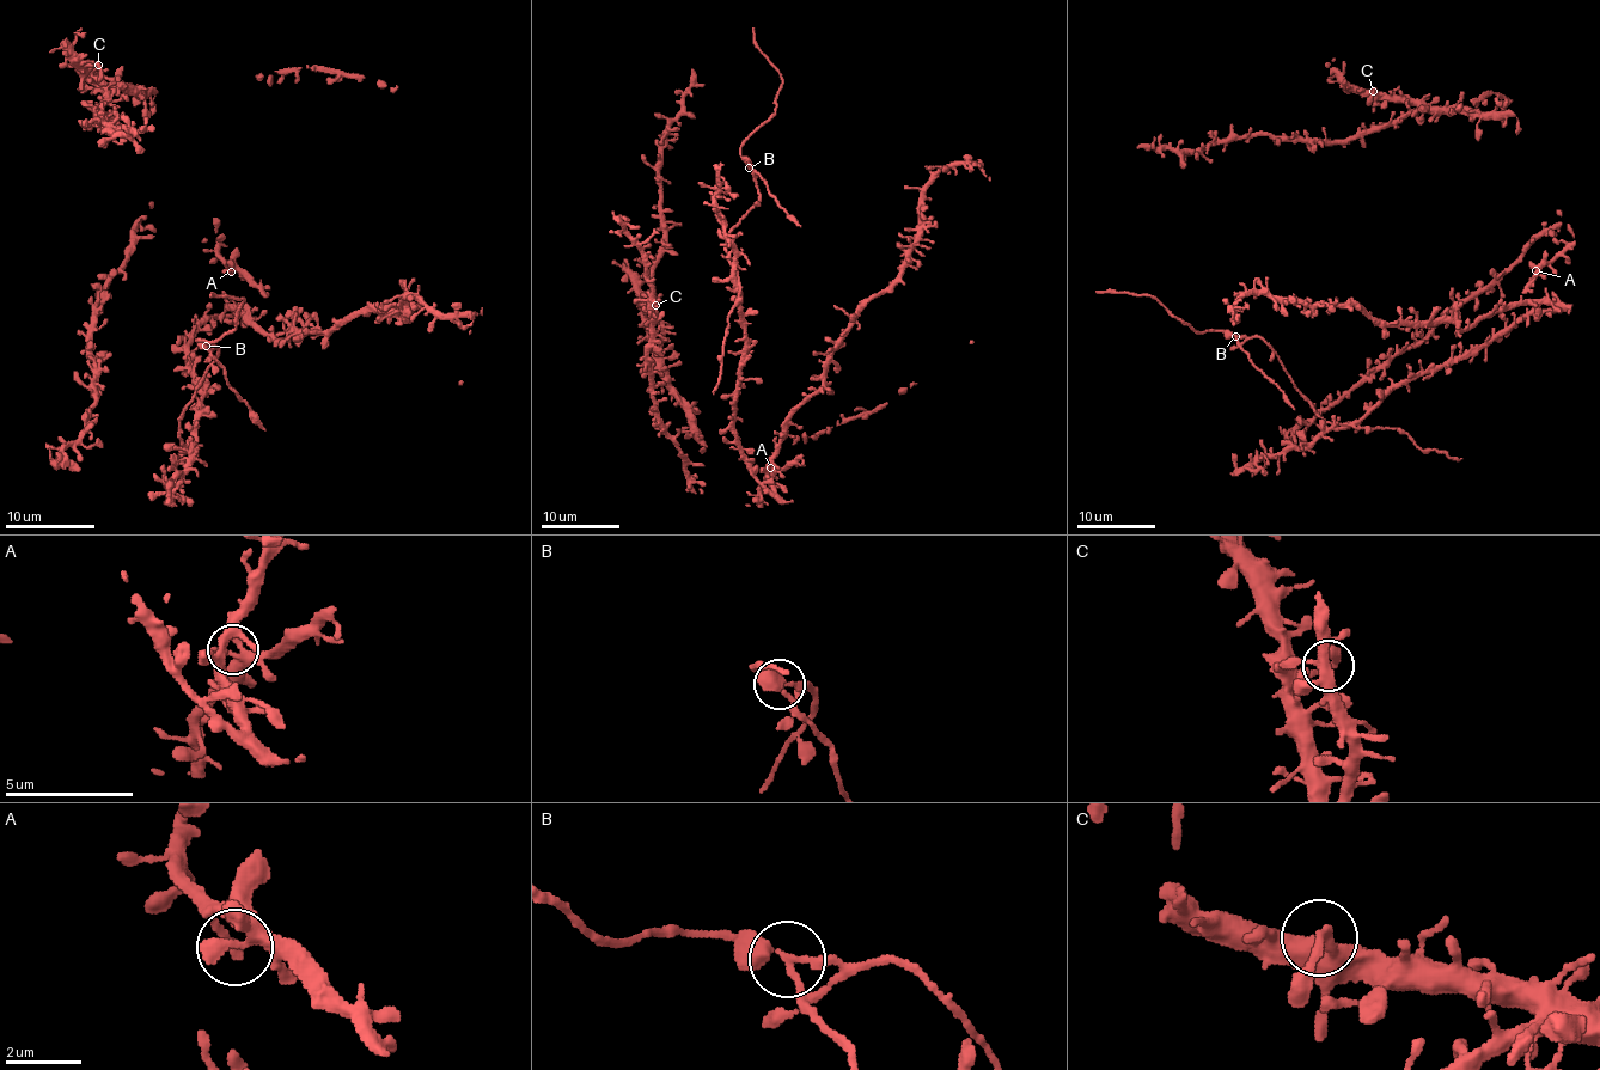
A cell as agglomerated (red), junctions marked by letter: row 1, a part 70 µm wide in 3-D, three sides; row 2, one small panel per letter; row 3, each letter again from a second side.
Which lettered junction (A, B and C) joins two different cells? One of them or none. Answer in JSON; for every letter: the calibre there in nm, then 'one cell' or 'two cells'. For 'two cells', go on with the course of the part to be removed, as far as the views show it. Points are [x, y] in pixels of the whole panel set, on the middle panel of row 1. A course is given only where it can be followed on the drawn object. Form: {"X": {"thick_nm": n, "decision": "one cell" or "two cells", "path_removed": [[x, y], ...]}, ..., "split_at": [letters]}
{"A": {"thick_nm": 280, "decision": "one cell"}, "B": {"thick_nm": 220, "decision": "two cells", "path_removed": [[749, 167], [800, 226]]}, "C": {"thick_nm": 200, "decision": "one cell"}, "split_at": ["B"]}

